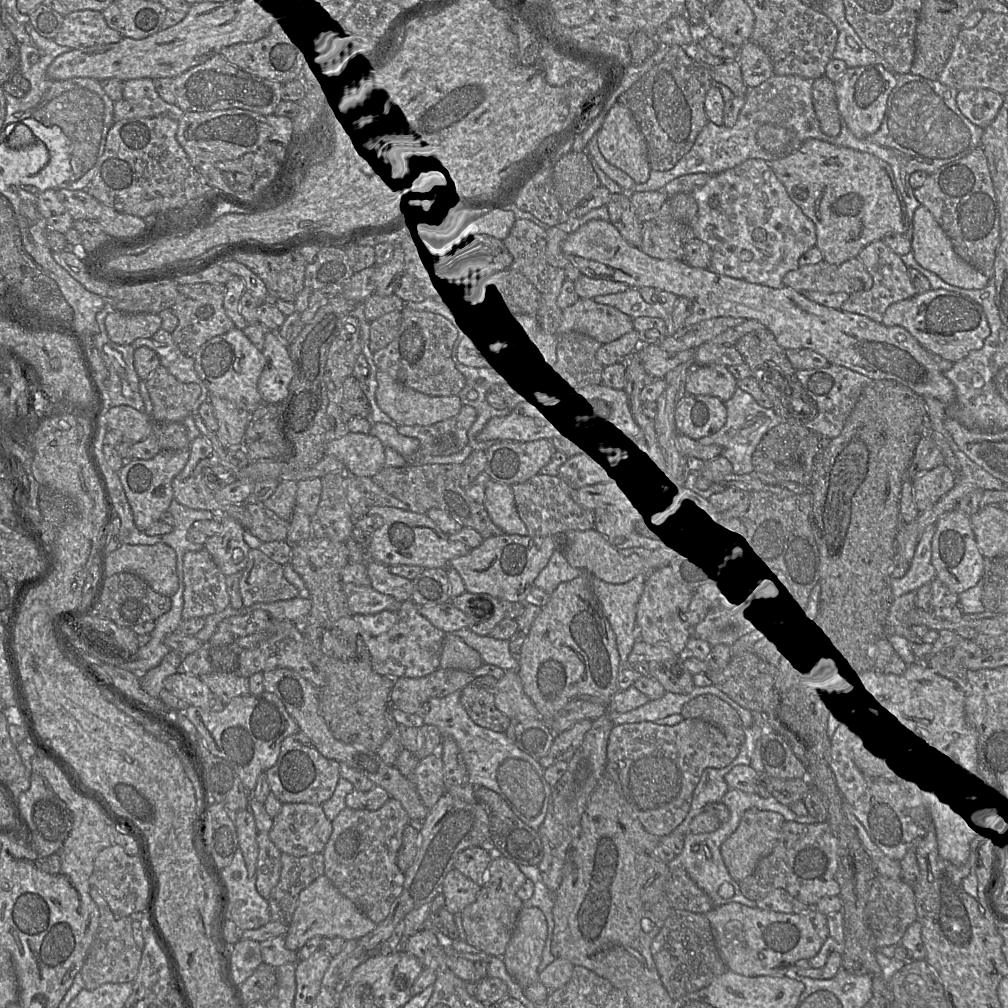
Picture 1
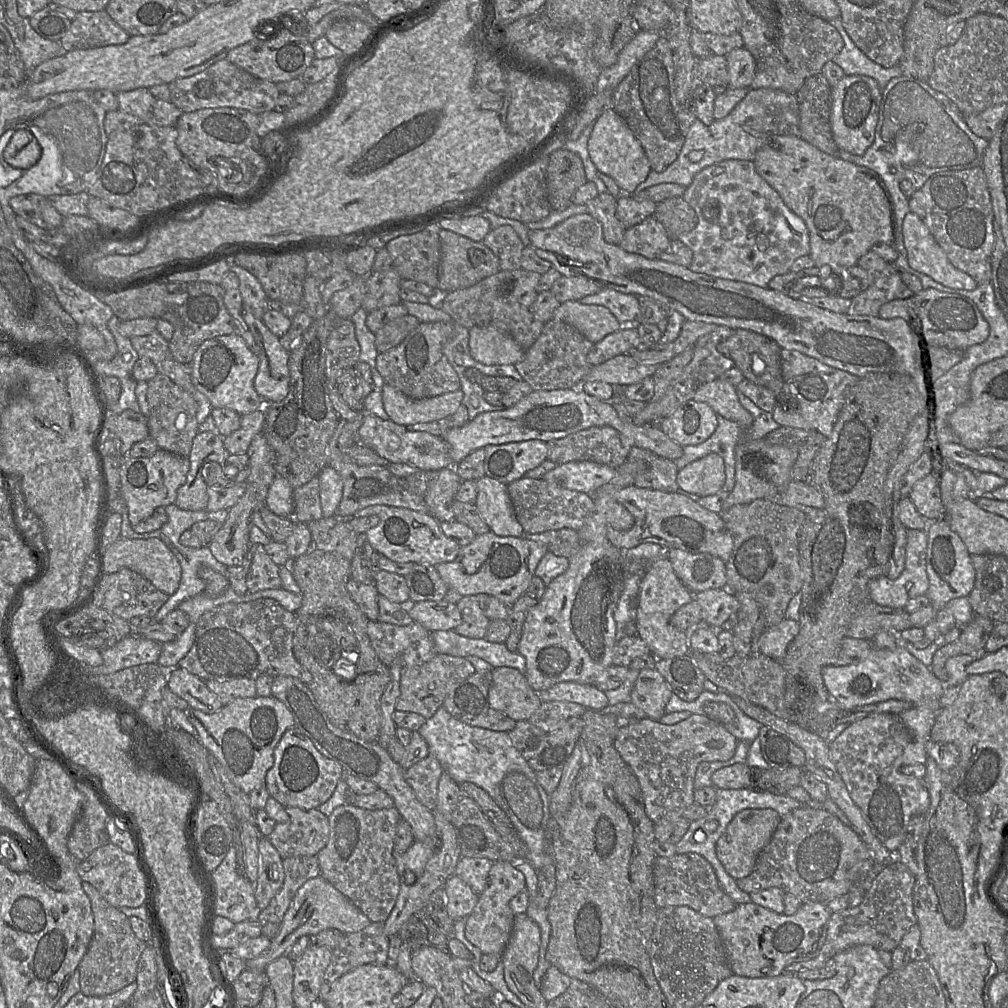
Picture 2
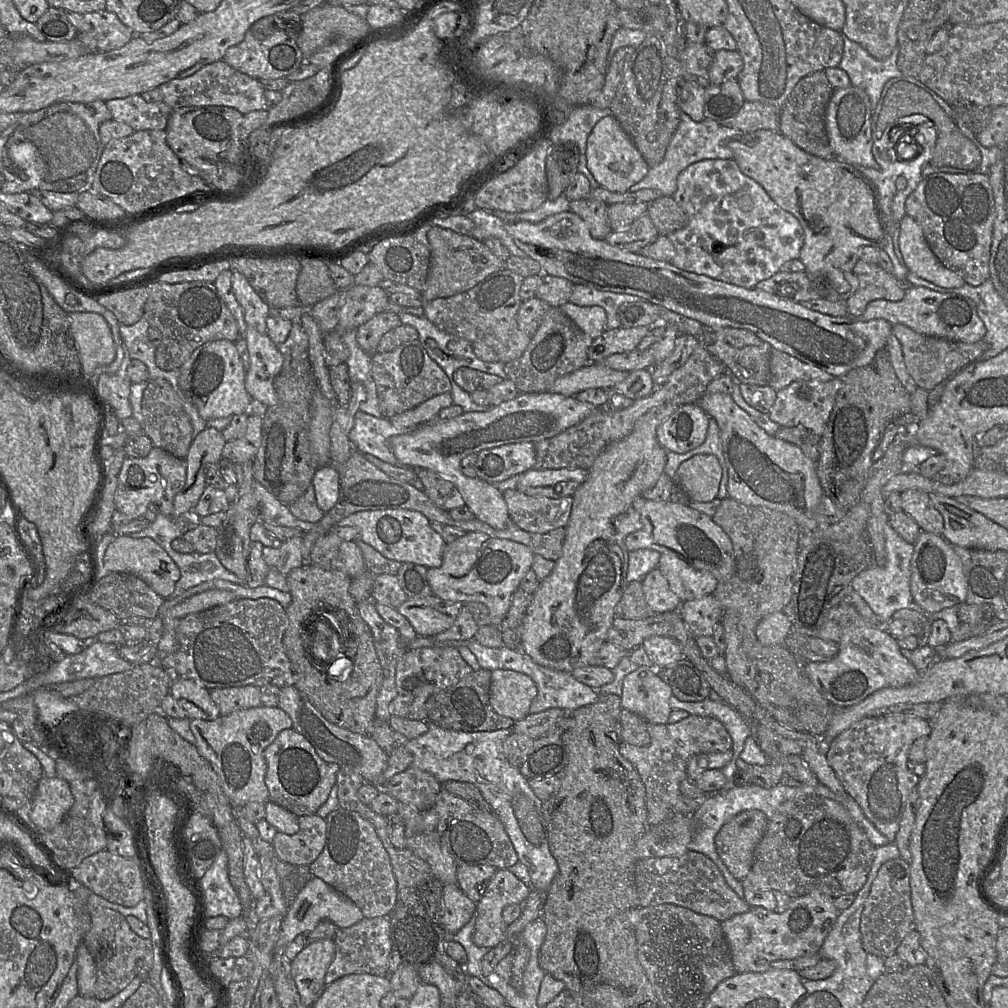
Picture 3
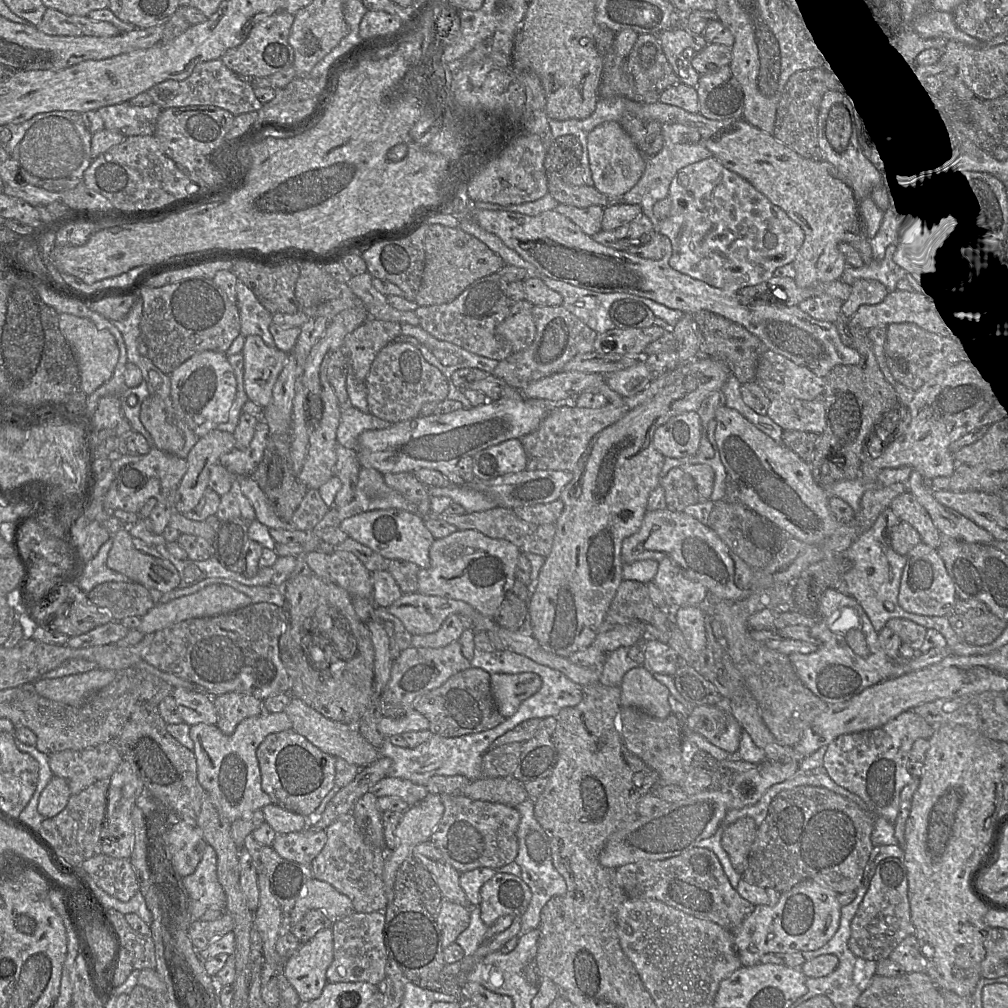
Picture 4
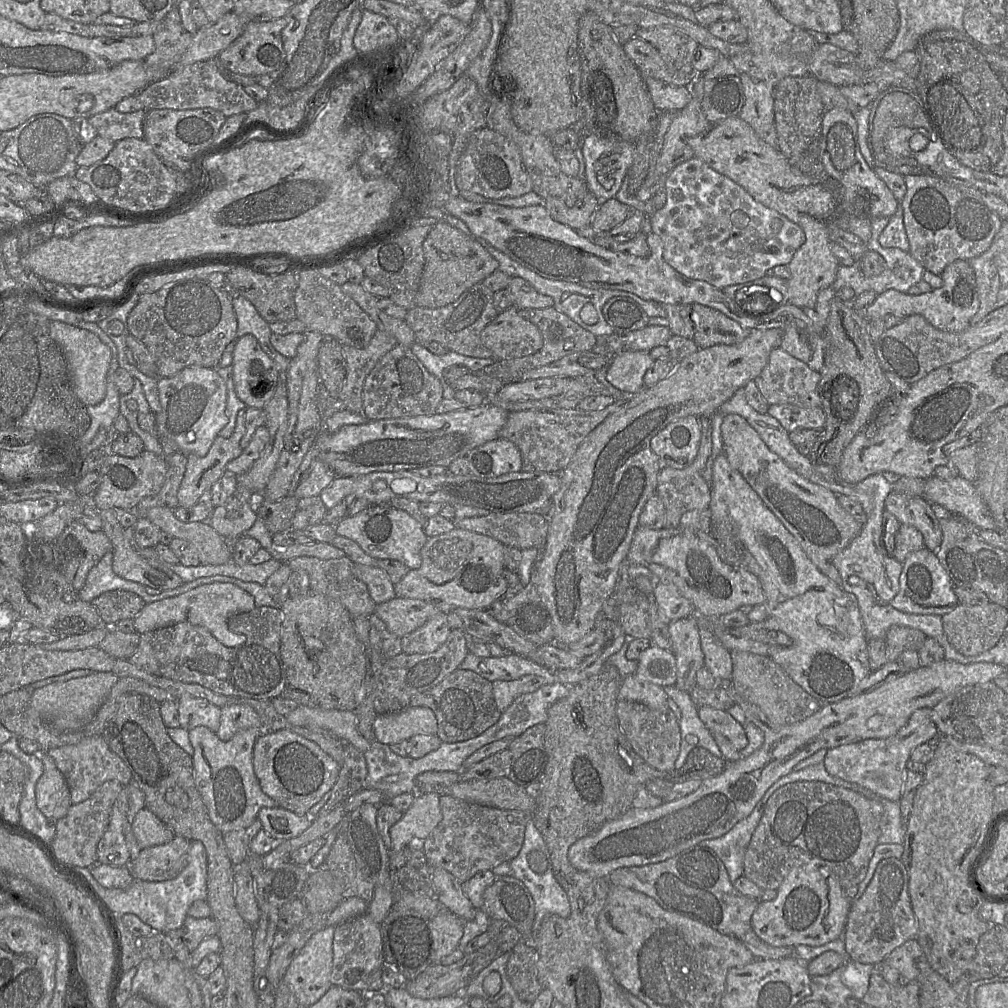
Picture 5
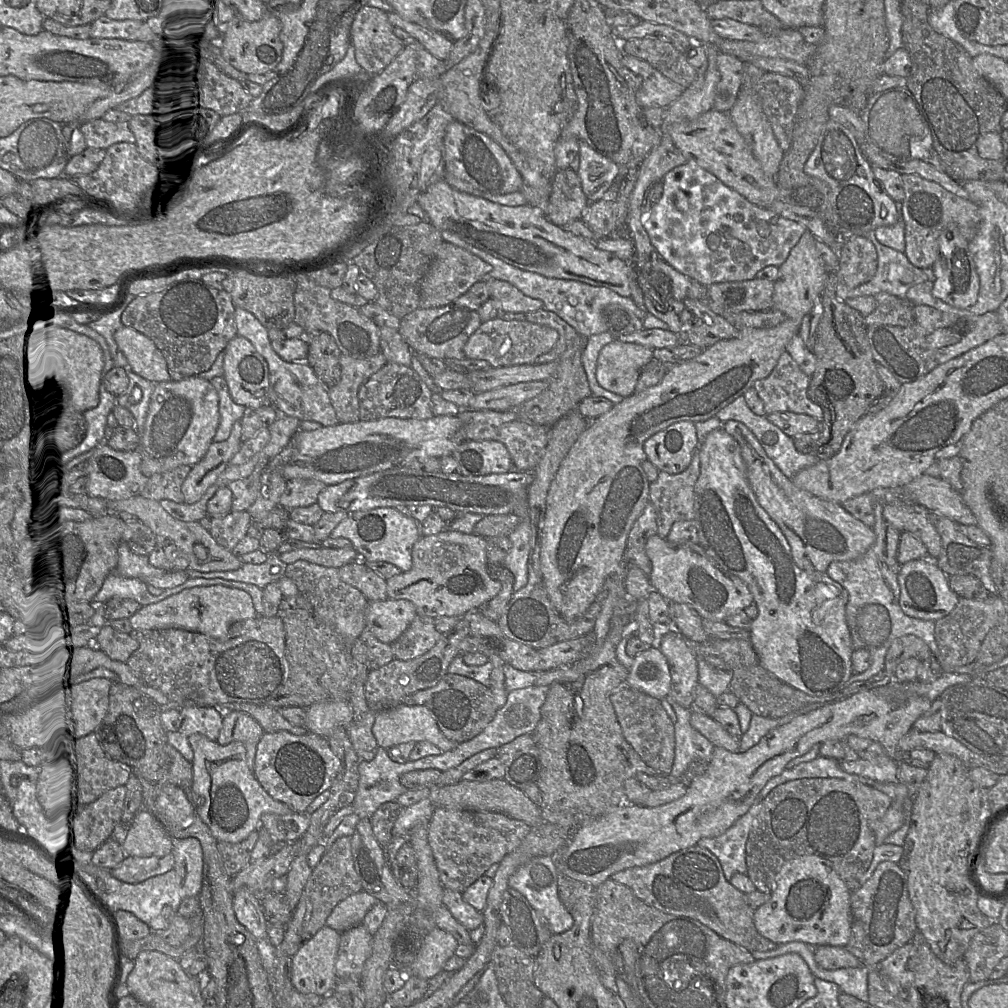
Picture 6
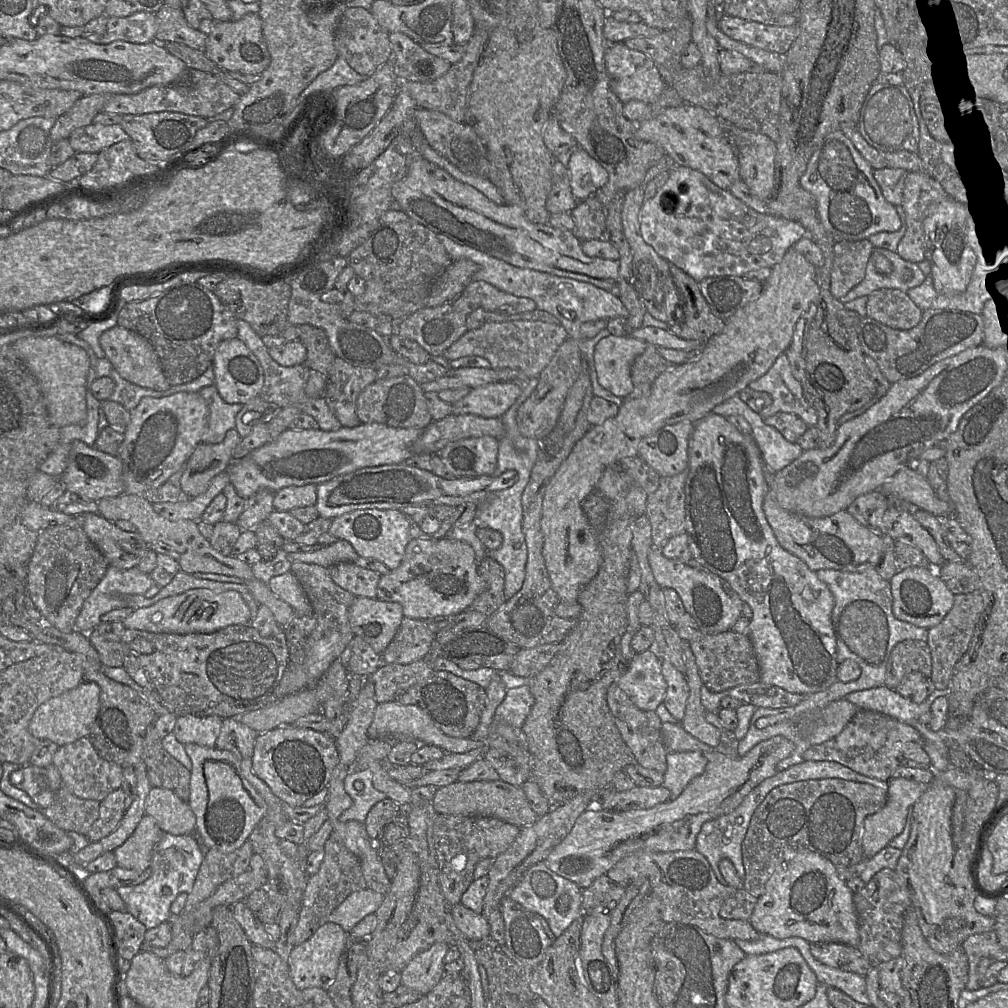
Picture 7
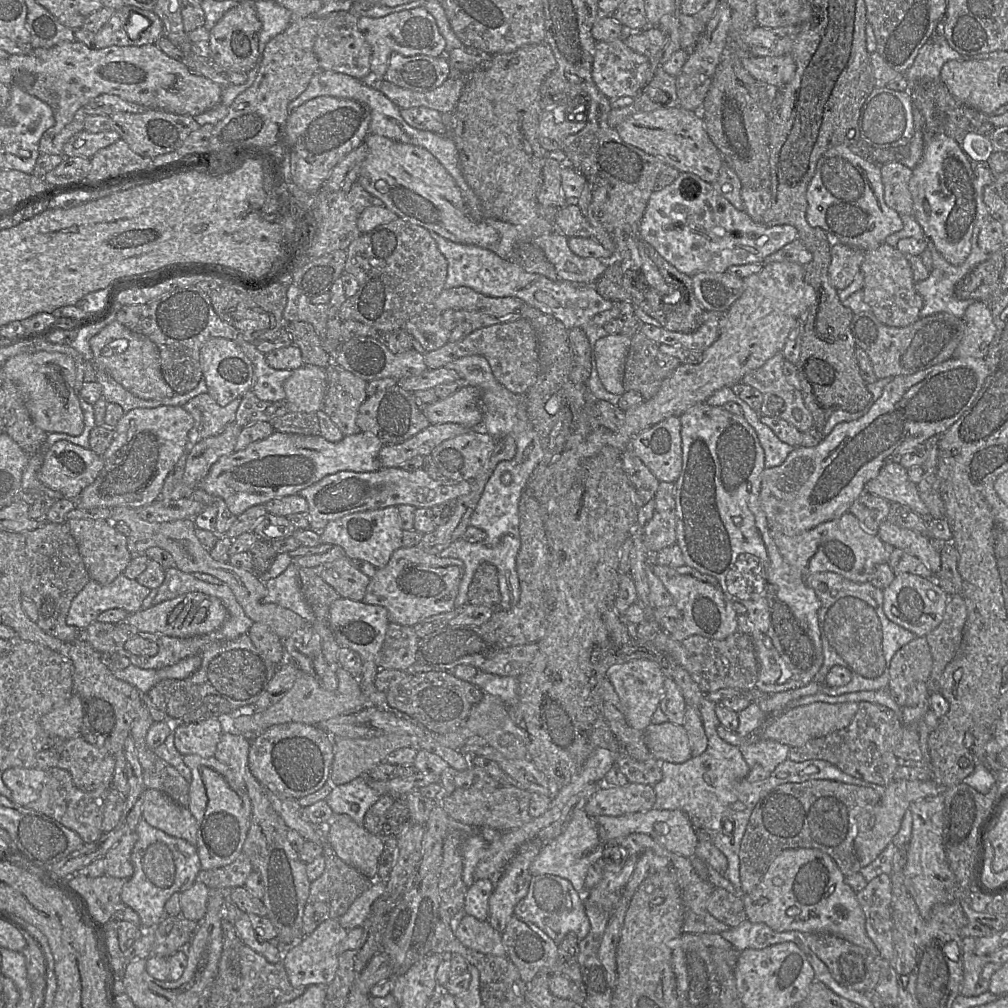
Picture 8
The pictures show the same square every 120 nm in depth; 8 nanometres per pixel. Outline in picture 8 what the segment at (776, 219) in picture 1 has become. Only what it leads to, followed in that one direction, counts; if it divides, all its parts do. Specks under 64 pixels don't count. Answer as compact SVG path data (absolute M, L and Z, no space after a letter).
M688 172L680 173L672 184L654 190L640 221L639 235L668 263L691 277L698 273L724 273L730 266L763 264L769 255L798 238L796 228L791 225L768 227L754 222L746 212L736 209L719 194L711 183Z

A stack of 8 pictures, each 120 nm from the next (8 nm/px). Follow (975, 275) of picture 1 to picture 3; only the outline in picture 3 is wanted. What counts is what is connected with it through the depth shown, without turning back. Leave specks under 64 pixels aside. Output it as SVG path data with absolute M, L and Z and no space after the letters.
M907 214L900 221L899 247L905 266L918 277L943 288L959 288L966 283L961 276L939 261L930 249L921 226Z

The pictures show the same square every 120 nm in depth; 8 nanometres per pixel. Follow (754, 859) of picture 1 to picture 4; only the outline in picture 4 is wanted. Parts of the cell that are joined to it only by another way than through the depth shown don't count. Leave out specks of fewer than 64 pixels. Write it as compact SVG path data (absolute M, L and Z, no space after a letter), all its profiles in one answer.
M743 817L728 826L722 835L721 846L727 852L734 870L741 875L746 870L757 828L752 818Z

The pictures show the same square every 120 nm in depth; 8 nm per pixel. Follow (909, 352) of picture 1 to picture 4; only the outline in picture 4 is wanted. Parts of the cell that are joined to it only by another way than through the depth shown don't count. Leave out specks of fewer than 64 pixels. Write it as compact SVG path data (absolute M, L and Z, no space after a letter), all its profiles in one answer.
M473 209L471 217L482 229L498 236L507 247L551 279L599 293L629 293L684 314L710 311L745 327L760 339L764 349L773 350L796 364L806 366L821 377L826 377L836 365L858 364L861 360L857 350L842 342L835 323L814 319L802 311L799 305L785 306L761 299L743 302L735 292L711 286L673 269L669 265L671 241L664 235L664 256L660 260L652 260L594 241L555 210L529 216L516 212Z

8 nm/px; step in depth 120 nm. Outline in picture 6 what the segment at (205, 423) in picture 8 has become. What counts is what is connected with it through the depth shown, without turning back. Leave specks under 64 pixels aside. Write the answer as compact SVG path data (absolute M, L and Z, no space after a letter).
M223 376L214 377L210 382L219 396L220 414L220 422L213 442L222 442L228 439L234 423L243 417L246 407L232 400L228 384Z

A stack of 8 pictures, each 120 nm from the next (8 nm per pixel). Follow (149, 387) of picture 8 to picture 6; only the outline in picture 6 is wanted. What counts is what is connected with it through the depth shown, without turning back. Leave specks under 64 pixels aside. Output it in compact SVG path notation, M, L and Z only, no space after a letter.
M123 326L114 339L134 373L155 384L171 380L166 360L150 338Z

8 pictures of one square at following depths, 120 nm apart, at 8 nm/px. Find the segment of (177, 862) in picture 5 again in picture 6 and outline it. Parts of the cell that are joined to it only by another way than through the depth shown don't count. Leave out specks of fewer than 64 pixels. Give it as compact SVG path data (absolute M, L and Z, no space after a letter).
M172 853L163 857L126 856L121 864L110 872L113 877L122 882L138 884L149 878L167 873L174 864L175 860Z

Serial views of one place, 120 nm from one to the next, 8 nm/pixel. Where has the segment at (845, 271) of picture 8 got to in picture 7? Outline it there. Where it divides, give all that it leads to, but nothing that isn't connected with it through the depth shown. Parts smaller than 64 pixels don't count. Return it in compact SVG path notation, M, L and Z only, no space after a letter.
M869 239L835 242L830 291L836 299L845 296L864 279L873 251Z

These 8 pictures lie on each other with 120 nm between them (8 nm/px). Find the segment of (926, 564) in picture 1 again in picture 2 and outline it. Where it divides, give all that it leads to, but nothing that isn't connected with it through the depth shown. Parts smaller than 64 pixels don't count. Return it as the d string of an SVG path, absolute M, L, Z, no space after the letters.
M907 530L905 568L895 580L886 576L868 584L870 600L880 606L904 609L909 599L926 595L929 580L926 571L926 530Z

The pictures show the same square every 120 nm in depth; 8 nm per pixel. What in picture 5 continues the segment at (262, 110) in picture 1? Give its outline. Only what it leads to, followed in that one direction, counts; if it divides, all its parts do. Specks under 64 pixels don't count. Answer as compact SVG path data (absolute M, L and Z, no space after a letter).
M215 59L189 65L177 65L166 77L150 83L135 95L141 103L141 110L146 111L213 108L229 117L238 113L247 113L258 106L258 102L245 92L243 86L227 80L220 73L215 65Z

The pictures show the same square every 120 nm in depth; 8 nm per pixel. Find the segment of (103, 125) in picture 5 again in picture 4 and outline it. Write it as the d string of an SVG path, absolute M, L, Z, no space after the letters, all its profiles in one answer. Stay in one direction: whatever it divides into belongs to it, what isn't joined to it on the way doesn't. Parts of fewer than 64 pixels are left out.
M129 101L108 105L97 110L104 121L104 127L126 136L154 135L157 118L162 108L152 103L135 106Z

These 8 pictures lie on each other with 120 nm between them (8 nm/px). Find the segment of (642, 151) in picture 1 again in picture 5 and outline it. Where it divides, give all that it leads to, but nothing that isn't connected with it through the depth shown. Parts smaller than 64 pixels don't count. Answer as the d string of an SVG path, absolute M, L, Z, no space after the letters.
M588 135L583 139L585 182L600 202L615 198L634 159L634 143Z

